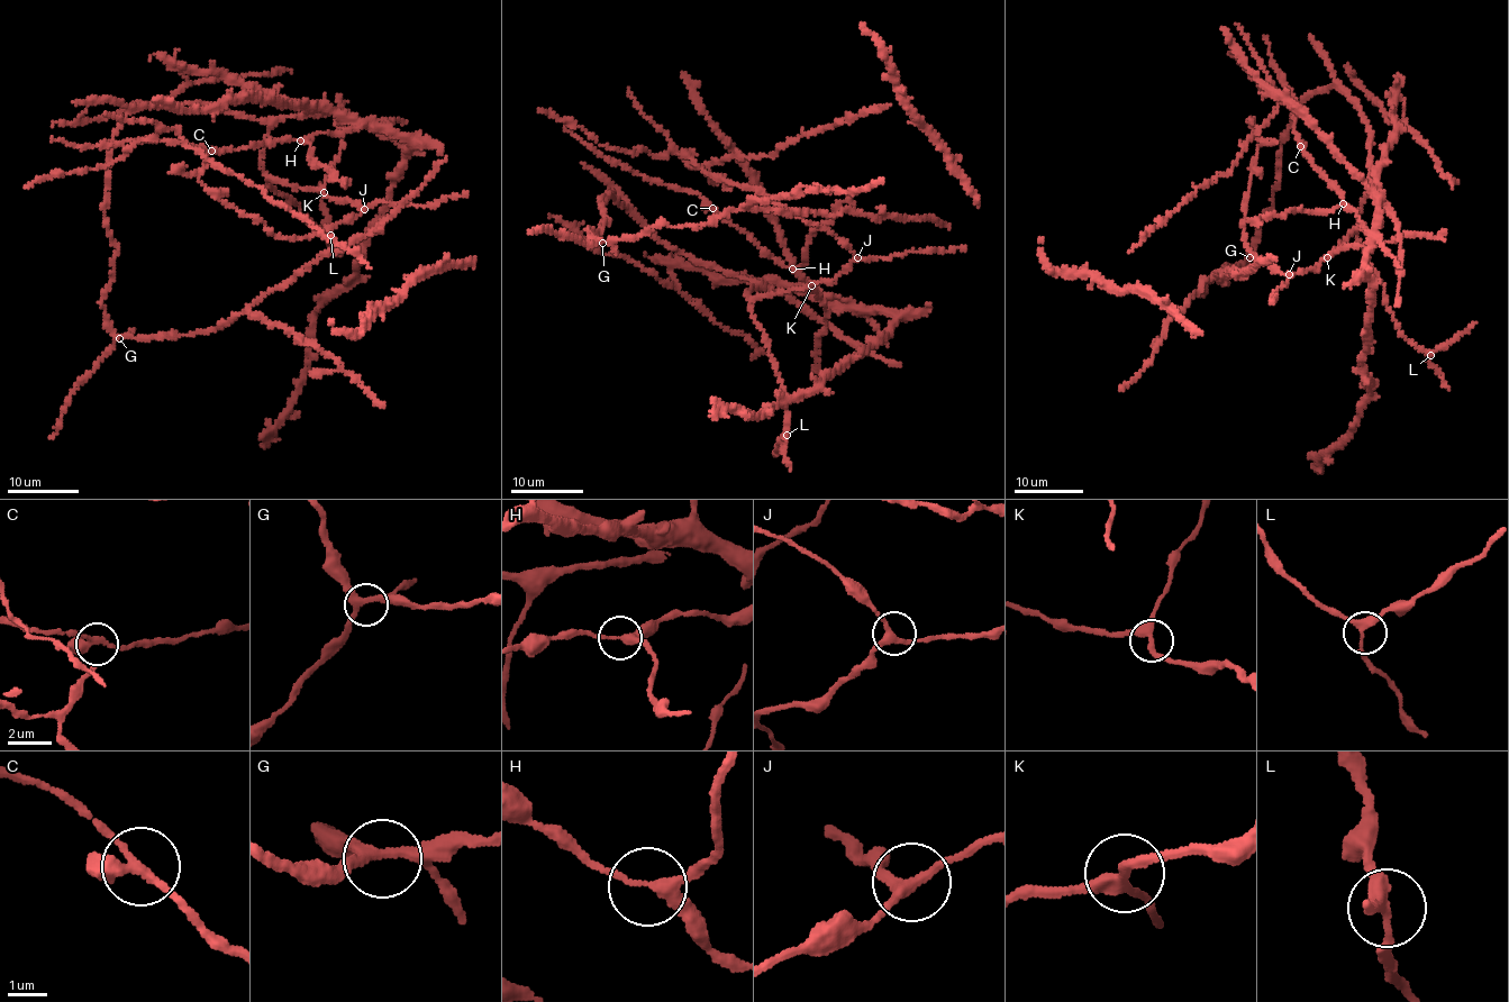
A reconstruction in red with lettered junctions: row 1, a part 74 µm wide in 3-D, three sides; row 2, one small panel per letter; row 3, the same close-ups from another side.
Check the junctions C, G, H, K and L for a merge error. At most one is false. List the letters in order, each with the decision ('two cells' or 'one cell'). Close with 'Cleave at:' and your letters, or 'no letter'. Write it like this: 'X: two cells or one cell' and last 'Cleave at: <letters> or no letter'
C: one cell
G: one cell
H: one cell
K: one cell
L: one cell
Cleave at: no letter

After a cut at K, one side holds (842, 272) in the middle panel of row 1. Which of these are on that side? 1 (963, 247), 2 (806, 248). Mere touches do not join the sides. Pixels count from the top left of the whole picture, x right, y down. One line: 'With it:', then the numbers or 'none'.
With it: 1

